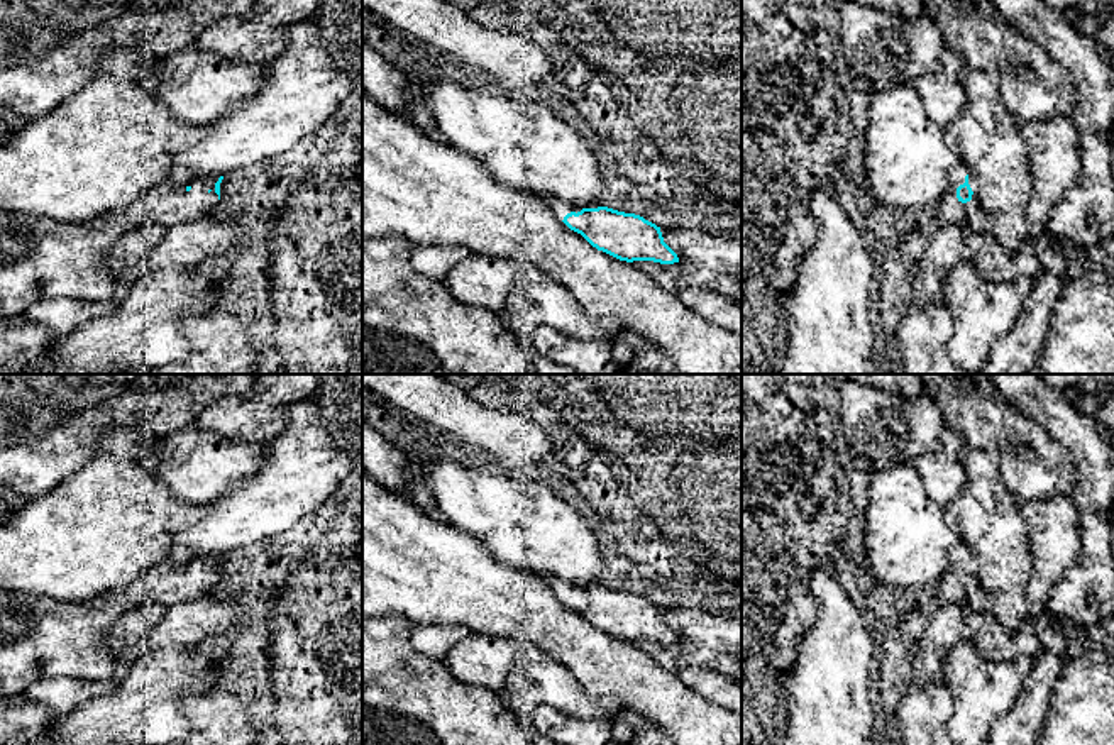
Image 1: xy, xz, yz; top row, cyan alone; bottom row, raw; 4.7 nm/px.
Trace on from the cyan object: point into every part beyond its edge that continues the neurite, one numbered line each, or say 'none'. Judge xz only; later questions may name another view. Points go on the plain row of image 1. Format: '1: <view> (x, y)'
1: xz (559, 588)

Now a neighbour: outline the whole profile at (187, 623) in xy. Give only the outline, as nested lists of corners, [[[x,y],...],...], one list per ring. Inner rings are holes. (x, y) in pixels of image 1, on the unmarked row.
[[[195,598],[168,608],[166,618],[139,645],[115,655],[115,660],[134,665],[146,654],[166,647],[188,648],[205,640],[227,640],[247,621],[249,615],[229,601]]]

